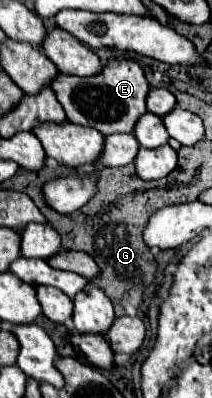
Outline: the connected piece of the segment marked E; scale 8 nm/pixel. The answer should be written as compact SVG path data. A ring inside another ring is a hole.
M118 61L116 65L106 63L104 73L100 73L98 77L60 75L52 89L62 103L70 123L98 129L104 137L114 133L132 133L138 119L148 113L146 99L150 85L136 61Z

